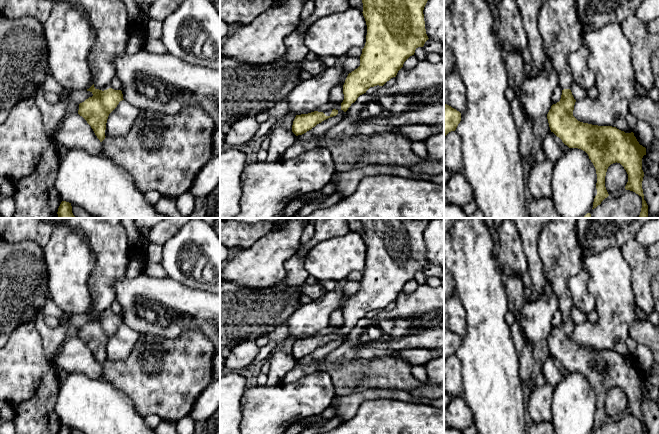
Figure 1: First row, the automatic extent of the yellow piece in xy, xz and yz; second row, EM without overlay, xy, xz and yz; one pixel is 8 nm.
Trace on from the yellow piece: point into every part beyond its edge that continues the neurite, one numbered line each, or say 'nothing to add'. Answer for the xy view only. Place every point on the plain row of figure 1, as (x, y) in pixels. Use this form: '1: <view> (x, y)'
1: xy (109, 243)

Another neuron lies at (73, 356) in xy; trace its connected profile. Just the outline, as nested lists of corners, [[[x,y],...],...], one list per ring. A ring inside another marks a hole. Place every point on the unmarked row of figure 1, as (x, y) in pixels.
[[[78,337],[66,338],[53,362],[68,372],[81,372],[91,379],[104,379],[100,364]]]

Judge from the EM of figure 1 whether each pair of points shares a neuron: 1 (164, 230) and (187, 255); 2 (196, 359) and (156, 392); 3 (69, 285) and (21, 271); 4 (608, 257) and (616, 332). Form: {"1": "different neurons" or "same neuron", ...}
{"1": "different neurons", "2": "same neuron", "3": "different neurons", "4": "same neuron"}

